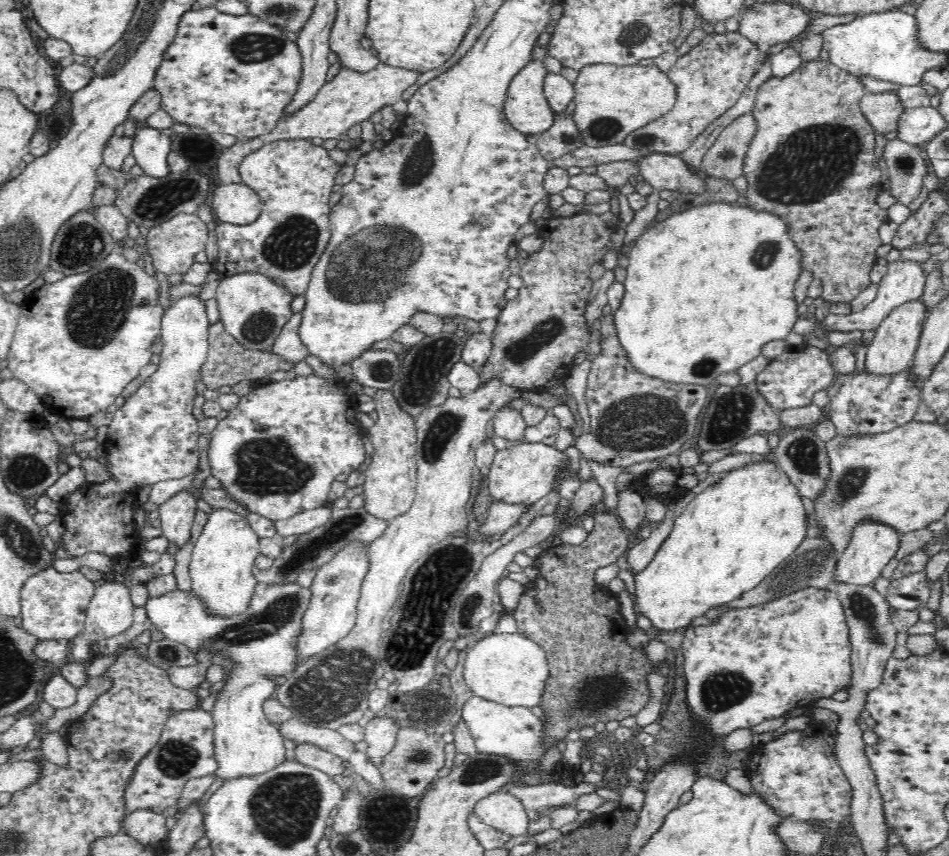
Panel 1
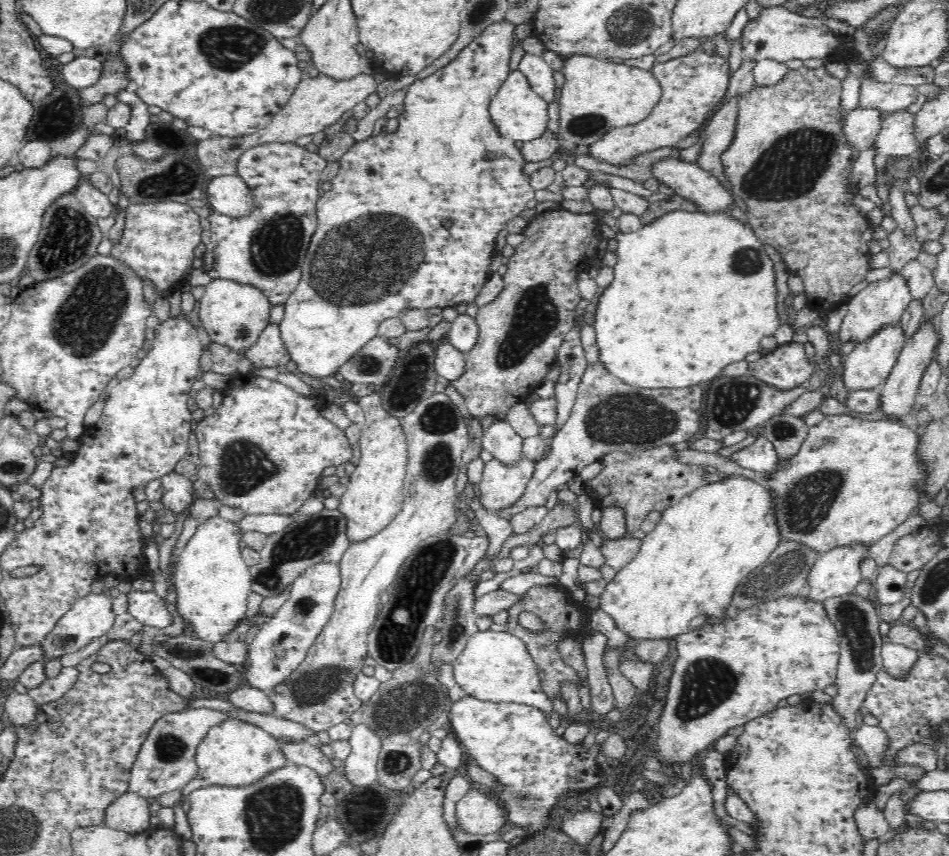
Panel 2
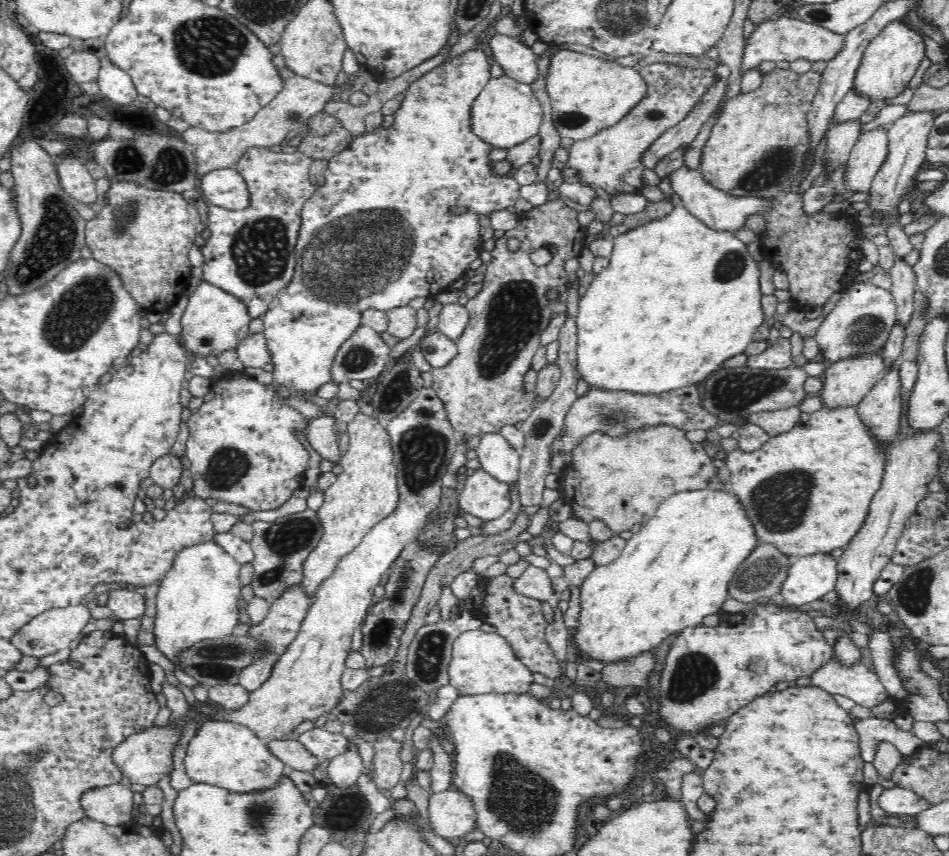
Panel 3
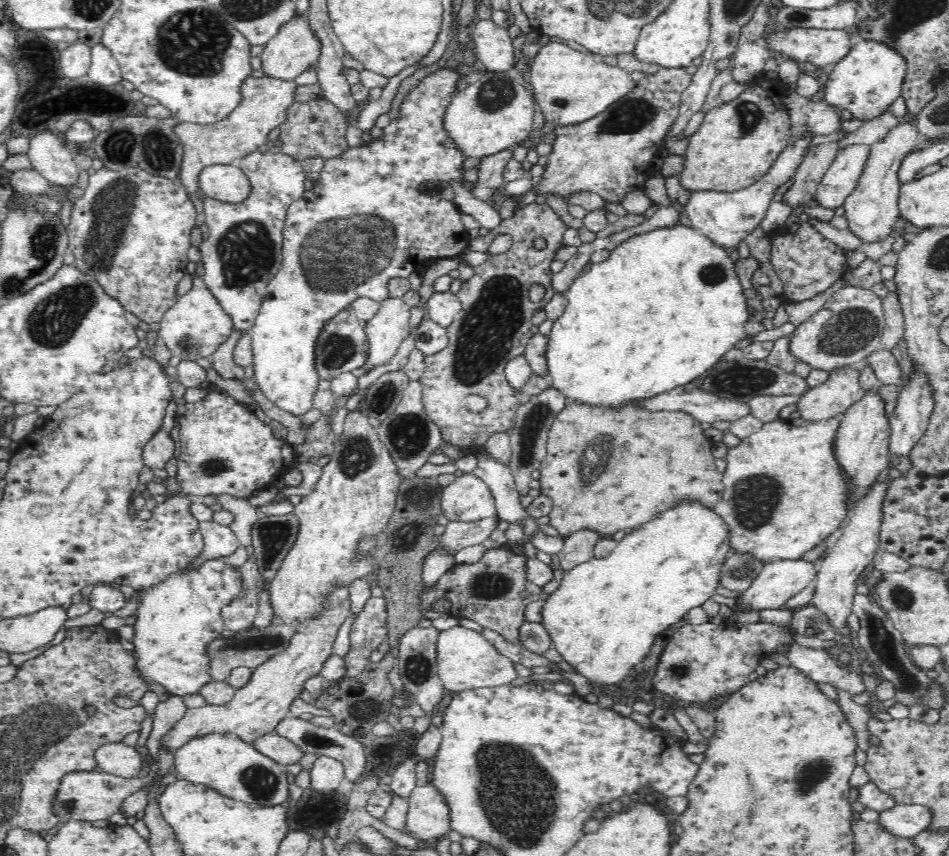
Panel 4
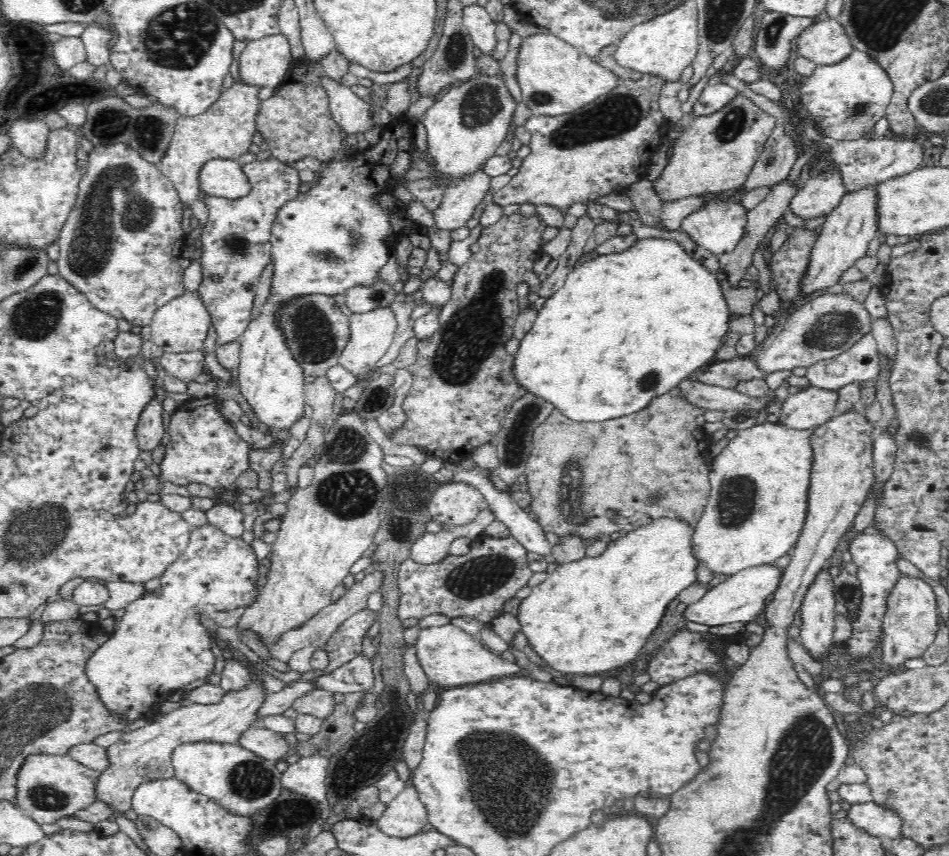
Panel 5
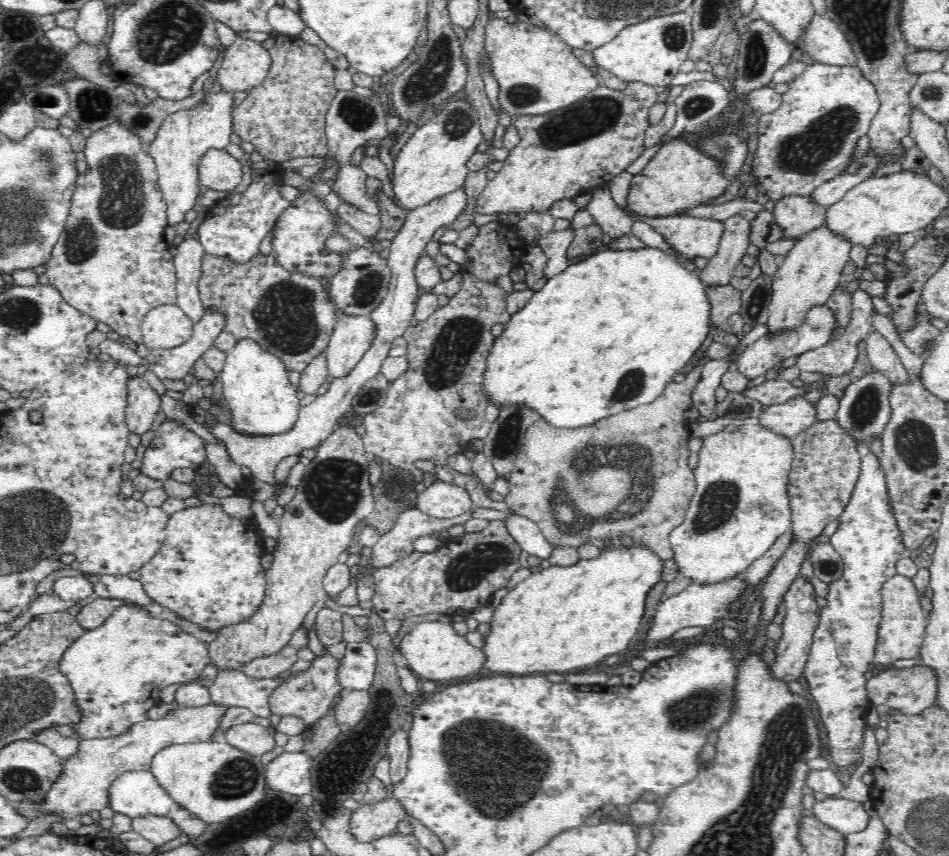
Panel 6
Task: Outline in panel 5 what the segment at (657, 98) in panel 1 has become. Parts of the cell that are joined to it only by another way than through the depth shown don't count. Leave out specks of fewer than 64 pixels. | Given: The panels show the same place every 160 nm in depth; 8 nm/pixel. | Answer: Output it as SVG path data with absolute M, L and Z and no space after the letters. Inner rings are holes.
M550 31L546 32L546 34L538 32L538 34L528 34L528 36L522 37L518 52L516 52L514 80L516 80L518 88L520 88L521 100L524 102L524 106L528 108L531 114L542 116L558 116L582 108L620 84L617 78L600 63L578 52L571 44L559 39Z

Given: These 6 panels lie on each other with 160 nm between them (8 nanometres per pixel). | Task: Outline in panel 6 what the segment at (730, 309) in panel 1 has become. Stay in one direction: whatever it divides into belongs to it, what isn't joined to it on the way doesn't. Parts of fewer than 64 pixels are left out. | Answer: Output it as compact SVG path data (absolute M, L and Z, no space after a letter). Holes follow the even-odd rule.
M648 247L641 250L619 250L612 248L606 252L594 252L590 257L578 264L570 264L556 276L546 278L546 284L522 305L509 314L504 330L500 336L494 338L488 356L484 358L482 370L482 396L498 408L508 406L523 406L537 414L557 430L572 430L578 427L589 427L606 417L630 410L635 406L649 403L664 390L664 387L673 381L673 376L680 372L690 361L691 357L706 340L710 332L710 318L708 318L707 293L697 274L688 265L684 264L673 254L668 254L659 248Z

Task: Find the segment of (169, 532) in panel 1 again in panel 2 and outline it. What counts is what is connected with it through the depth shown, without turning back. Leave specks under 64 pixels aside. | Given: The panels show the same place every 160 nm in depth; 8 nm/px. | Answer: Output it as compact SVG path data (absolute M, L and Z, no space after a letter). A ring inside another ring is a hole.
M174 468L159 478L163 490L161 496L162 506L169 508L178 516L184 510L188 510L193 504L196 496L193 491L192 482L184 474L179 474Z

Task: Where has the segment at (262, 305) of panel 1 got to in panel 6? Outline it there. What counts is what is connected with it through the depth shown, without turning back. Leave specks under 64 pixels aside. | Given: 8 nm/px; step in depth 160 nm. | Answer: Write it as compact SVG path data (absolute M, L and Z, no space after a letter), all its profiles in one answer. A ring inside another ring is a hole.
M175 304L150 309L141 320L142 341L148 349L169 349L192 336L191 321Z

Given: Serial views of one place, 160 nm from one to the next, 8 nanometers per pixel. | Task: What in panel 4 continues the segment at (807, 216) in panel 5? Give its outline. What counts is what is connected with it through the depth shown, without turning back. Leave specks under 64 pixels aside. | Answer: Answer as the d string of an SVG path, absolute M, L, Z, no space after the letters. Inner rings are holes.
M858 144L838 150L833 161L814 193L814 202L820 208L837 209L854 192L863 164L868 156L869 146Z

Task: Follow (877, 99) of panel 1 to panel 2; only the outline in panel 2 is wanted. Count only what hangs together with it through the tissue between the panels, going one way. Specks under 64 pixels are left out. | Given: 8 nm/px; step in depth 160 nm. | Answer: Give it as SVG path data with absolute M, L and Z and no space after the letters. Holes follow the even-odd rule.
M856 107L844 116L841 122L841 133L854 154L873 145L874 137L881 129L880 114L877 110Z

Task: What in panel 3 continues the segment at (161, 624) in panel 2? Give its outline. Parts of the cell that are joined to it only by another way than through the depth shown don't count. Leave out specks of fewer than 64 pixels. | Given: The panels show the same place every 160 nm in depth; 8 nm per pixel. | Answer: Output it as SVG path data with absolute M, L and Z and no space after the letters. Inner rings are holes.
M128 589L109 590L99 599L101 605L110 609L111 616L119 620L139 618L145 611L146 599L136 591Z

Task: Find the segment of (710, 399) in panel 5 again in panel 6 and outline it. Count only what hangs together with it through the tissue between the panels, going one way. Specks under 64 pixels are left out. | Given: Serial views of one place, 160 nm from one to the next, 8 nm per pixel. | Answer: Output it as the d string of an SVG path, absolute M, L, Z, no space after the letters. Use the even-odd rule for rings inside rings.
M784 378L762 382L758 386L750 386L742 392L749 398L761 402L767 406L782 404L803 396L806 386L799 382L790 382Z

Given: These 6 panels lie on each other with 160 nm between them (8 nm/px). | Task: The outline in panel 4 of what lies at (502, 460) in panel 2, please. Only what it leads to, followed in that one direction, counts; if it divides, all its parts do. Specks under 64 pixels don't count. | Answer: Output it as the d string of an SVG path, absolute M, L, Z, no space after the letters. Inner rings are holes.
M481 451L474 453L478 458L477 468L472 470L471 474L487 484L494 499L497 518L506 524L517 524L525 538L532 538L540 531L540 526L537 519L522 507L510 468L506 464L496 462L492 456L481 454Z

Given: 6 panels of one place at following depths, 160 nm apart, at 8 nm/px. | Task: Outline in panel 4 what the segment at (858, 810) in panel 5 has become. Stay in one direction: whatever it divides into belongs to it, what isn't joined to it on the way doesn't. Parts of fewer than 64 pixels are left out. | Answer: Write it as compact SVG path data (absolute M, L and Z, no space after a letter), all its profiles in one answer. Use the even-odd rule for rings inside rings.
M896 805L873 813L872 817L882 830L898 838L910 838L925 830L929 823L928 809L914 805Z

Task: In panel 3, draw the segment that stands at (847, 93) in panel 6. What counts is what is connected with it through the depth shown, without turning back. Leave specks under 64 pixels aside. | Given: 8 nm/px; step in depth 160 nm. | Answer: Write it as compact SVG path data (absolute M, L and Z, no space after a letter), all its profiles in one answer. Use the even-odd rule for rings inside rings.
M904 17L887 24L863 50L851 80L850 89L857 98L878 102L878 100L892 100L900 96L909 86L909 81L926 57L922 34L914 32L902 20Z

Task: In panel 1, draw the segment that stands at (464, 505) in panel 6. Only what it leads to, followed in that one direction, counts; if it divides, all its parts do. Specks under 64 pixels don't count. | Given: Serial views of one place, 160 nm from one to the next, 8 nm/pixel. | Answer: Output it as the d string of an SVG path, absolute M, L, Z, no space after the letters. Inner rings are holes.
M522 441L509 444L506 449L499 450L492 456L492 464L490 464L490 470L486 476L488 494L492 496L494 501L501 501L502 504L522 503L531 506L555 485L560 465L565 468L565 474L560 486L558 486L558 491L560 491L560 498L570 500L582 482L580 482L579 476L572 478L568 471L566 453L558 452L553 449L553 446L542 442L527 443Z

